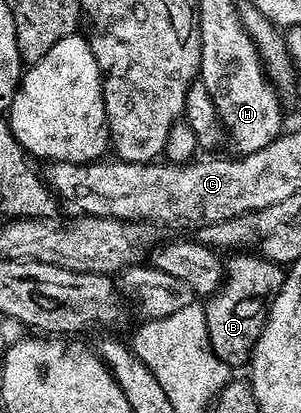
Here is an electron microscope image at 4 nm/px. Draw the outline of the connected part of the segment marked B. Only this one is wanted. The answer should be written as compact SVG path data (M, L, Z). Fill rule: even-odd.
M250 250L240 251L232 256L235 257L226 261L223 283L216 292L206 297L203 304L205 326L209 330L209 342L213 354L217 354L217 358L221 358L221 362L225 362L228 366L246 365L250 361L257 338L263 333L263 327L267 324L267 312L271 308L271 303L275 301L275 296L281 290L285 275L284 265L275 264Z

